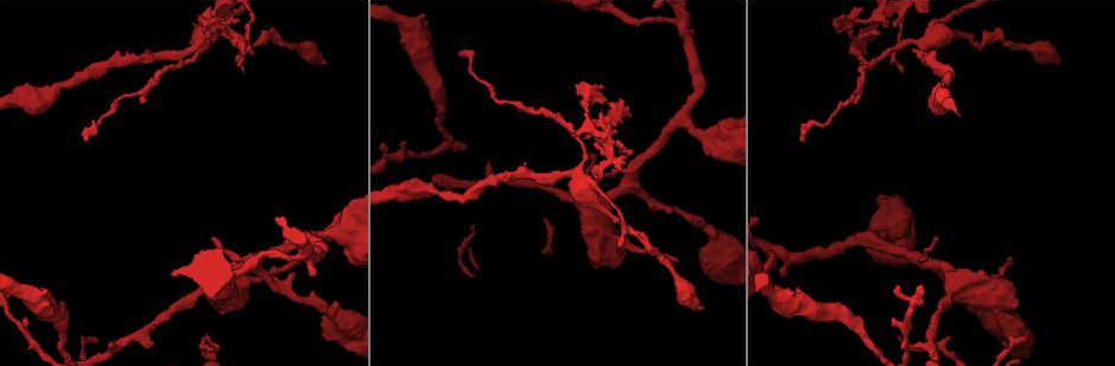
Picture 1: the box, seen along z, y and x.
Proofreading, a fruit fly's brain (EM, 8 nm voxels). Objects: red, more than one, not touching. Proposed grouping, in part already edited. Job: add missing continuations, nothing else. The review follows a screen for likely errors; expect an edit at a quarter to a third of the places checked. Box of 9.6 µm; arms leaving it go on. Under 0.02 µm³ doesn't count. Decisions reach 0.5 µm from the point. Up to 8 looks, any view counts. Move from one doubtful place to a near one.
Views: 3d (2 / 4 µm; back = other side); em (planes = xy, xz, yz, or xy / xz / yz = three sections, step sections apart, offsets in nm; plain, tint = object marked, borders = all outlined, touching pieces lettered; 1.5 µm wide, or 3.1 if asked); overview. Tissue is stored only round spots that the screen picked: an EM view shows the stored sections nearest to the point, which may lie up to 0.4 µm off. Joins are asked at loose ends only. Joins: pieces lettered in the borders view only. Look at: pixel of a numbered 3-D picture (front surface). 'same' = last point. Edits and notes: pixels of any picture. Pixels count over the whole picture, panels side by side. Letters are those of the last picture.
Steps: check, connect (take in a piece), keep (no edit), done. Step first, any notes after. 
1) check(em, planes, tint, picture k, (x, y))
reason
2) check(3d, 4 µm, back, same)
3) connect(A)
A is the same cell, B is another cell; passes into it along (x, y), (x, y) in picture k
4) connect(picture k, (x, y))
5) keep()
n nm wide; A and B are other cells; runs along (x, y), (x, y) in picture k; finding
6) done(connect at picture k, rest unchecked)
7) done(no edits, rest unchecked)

check(em, planes, borders, picture 1, (1058, 63))
long arm stops here

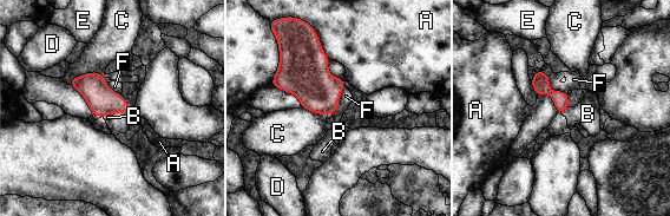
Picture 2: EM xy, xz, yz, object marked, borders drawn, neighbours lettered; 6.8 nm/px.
keep()
A, B, C, D, E and F are other cells; border along (569, 108), (560, 113) in picture 2; no lettered piece goes on from it

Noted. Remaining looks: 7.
check(3d, 2 µm, back, picture 1, (83, 138))
tapers out

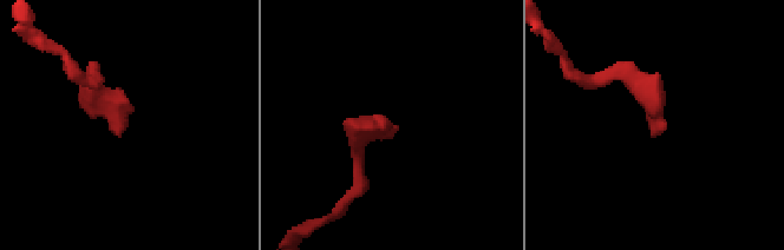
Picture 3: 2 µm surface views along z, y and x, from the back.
check(em, planes, plain, picture 3, (652, 135))

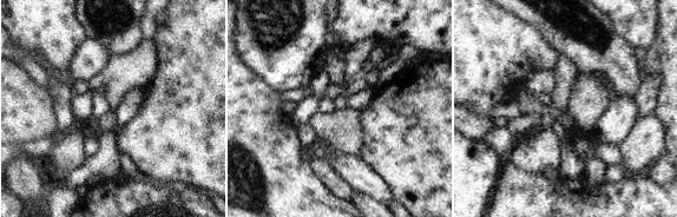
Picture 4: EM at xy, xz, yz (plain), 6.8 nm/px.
check(em, planes, borders, same)
see the neighbours

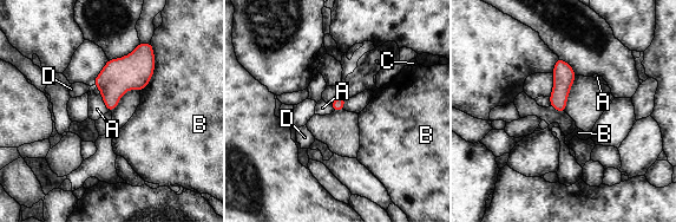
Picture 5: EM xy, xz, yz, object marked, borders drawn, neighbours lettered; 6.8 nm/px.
keep()
A, B, C and D are other cells; border along (100, 93), (107, 111) in picture 5; none of them fits

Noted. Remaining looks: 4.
check(3d, 2 µm, back, picture 1, (581, 85))
free end

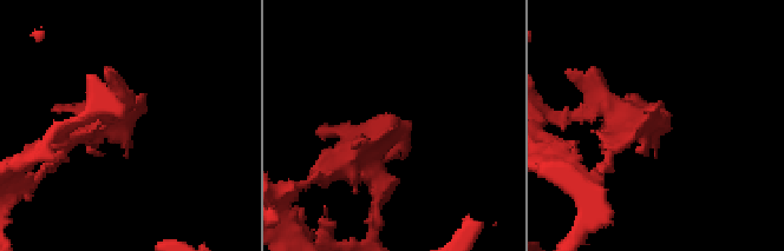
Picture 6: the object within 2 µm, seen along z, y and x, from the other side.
check(em, xy, step 4, borders, picture 6, (655, 156))
now the EM

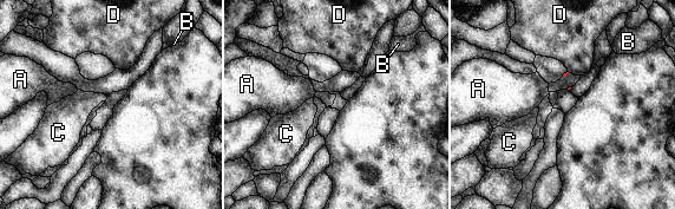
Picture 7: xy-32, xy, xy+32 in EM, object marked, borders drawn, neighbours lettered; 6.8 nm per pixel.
check(em, planes, borders, same)

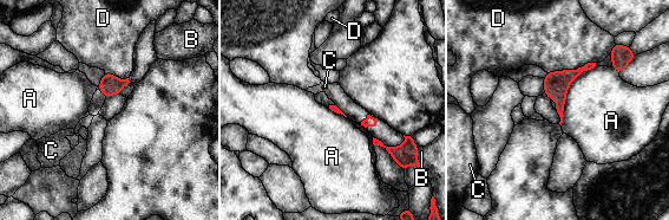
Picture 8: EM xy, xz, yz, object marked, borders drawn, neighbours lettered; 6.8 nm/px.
keep()
A touches over 480 nm; A, B, C and D are other cells; border along (596, 65), (570, 84), (561, 124) in picture 8; none of them fits

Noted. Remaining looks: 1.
done(no edits, rest unchecked)

